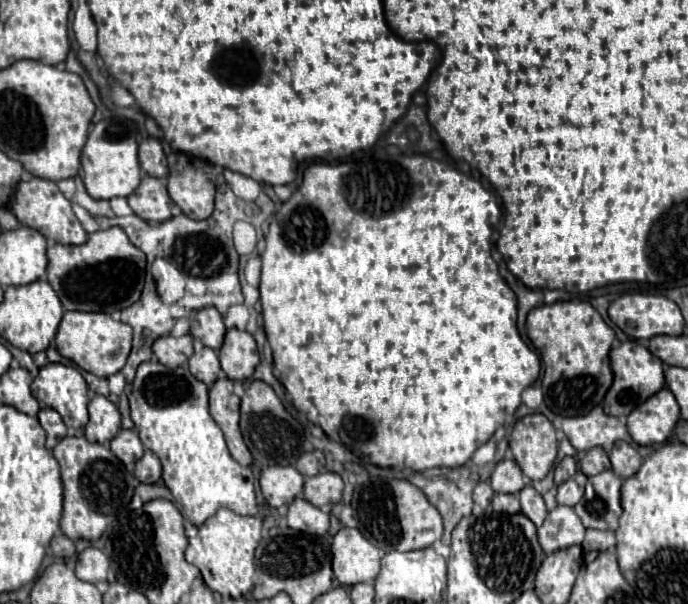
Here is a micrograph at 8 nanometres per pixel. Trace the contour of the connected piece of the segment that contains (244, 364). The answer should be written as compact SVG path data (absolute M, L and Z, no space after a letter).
M228 329L224 337L224 345L218 351L222 371L228 379L244 381L252 377L254 367L258 365L258 349L256 341L250 333L240 329Z

